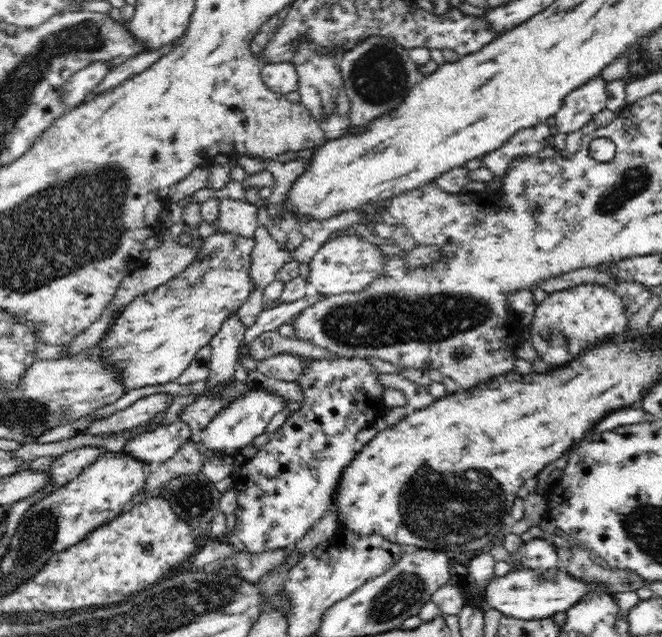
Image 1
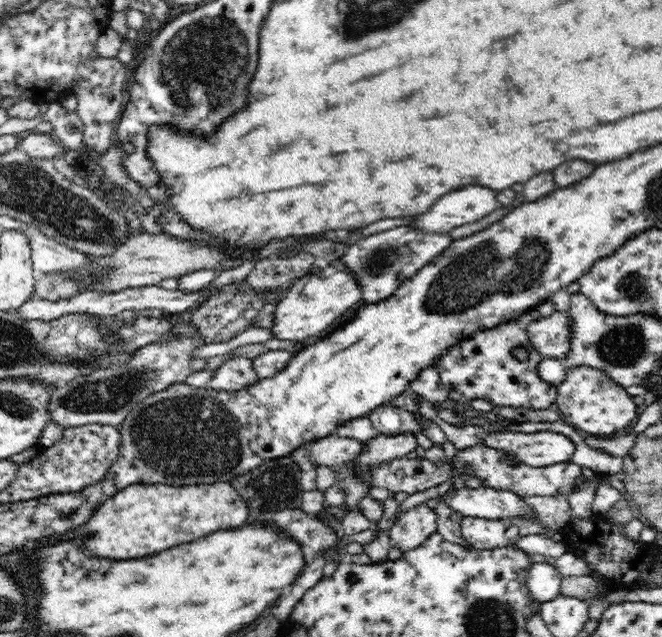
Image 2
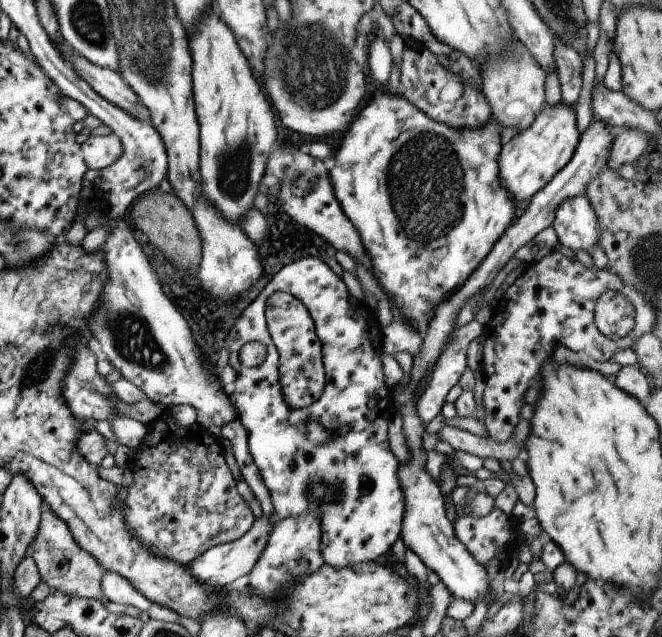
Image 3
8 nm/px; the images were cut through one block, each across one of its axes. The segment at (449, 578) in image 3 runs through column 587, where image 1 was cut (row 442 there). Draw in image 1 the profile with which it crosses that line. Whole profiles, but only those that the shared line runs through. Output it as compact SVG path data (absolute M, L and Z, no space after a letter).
M184 421L162 425L134 436L121 451L154 466L171 459L188 438L196 435Z

